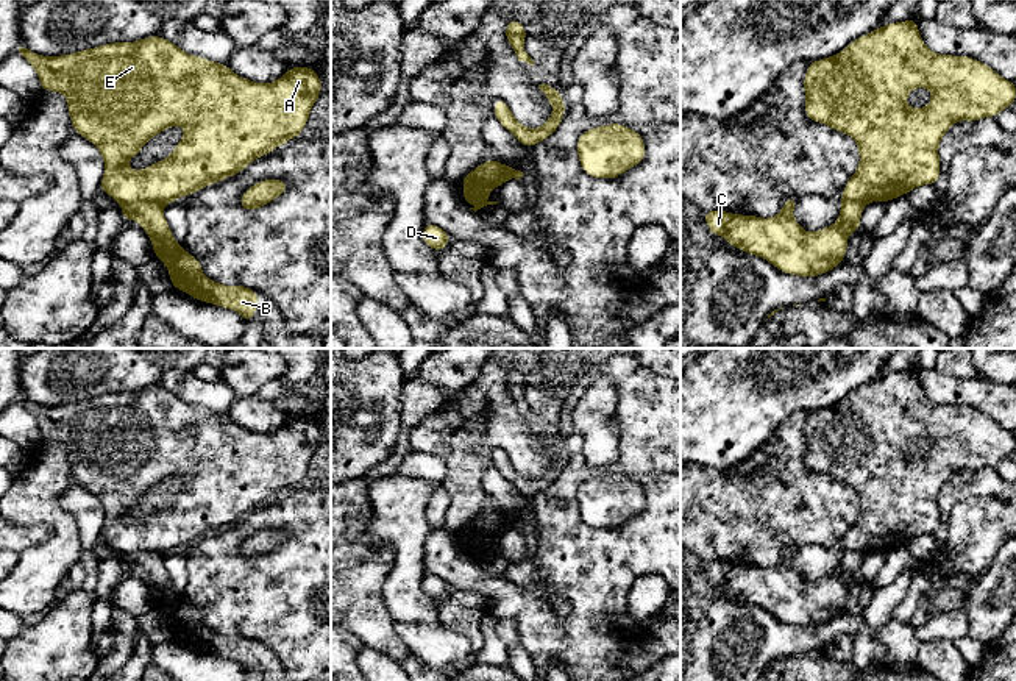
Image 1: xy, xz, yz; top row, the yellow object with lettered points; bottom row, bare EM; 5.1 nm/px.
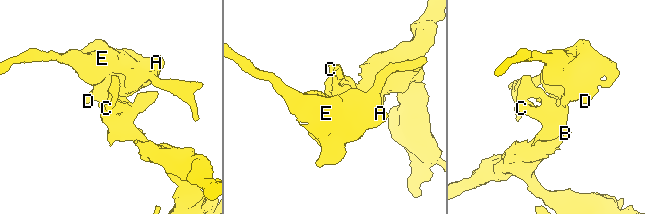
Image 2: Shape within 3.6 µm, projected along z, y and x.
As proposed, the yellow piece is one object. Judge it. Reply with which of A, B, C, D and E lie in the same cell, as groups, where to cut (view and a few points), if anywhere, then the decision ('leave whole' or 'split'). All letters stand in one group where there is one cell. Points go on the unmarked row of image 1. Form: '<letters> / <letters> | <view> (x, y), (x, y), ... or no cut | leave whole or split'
A D E / B C | xy (161, 555), (133, 552), (124, 556) | split

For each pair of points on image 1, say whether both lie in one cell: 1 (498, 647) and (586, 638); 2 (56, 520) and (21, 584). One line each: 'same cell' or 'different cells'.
1: different cells
2: same cell

